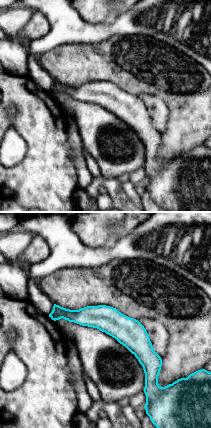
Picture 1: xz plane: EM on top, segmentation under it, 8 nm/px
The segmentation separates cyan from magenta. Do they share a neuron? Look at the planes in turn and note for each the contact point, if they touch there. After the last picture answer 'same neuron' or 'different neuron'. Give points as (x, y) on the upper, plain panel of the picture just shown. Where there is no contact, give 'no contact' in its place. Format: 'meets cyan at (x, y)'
no contact

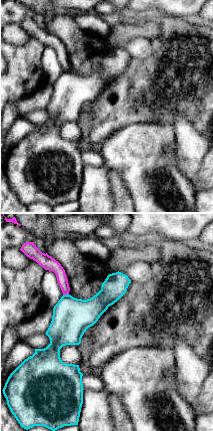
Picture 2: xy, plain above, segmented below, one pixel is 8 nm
meets cyan at (65, 71)

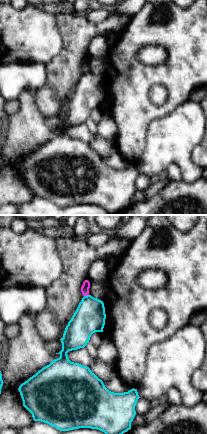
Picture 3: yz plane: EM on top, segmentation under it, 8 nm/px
meets cyan at (87, 71)

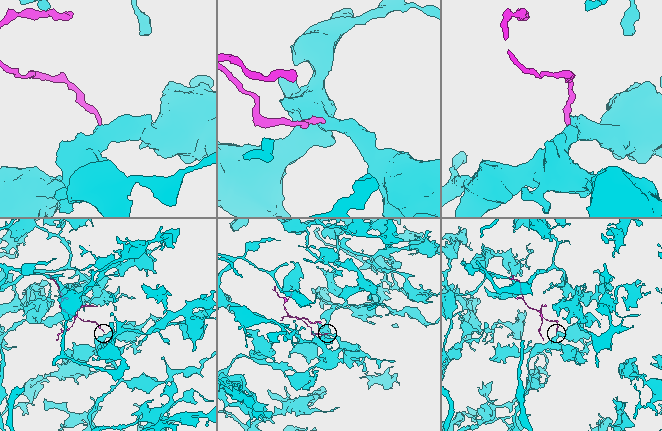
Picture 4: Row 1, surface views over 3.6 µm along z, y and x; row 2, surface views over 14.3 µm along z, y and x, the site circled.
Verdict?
different neuron

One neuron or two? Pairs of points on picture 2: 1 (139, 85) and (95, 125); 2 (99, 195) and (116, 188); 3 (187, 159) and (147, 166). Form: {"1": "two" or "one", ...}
{"1": "one", "2": "two", "3": "two"}

